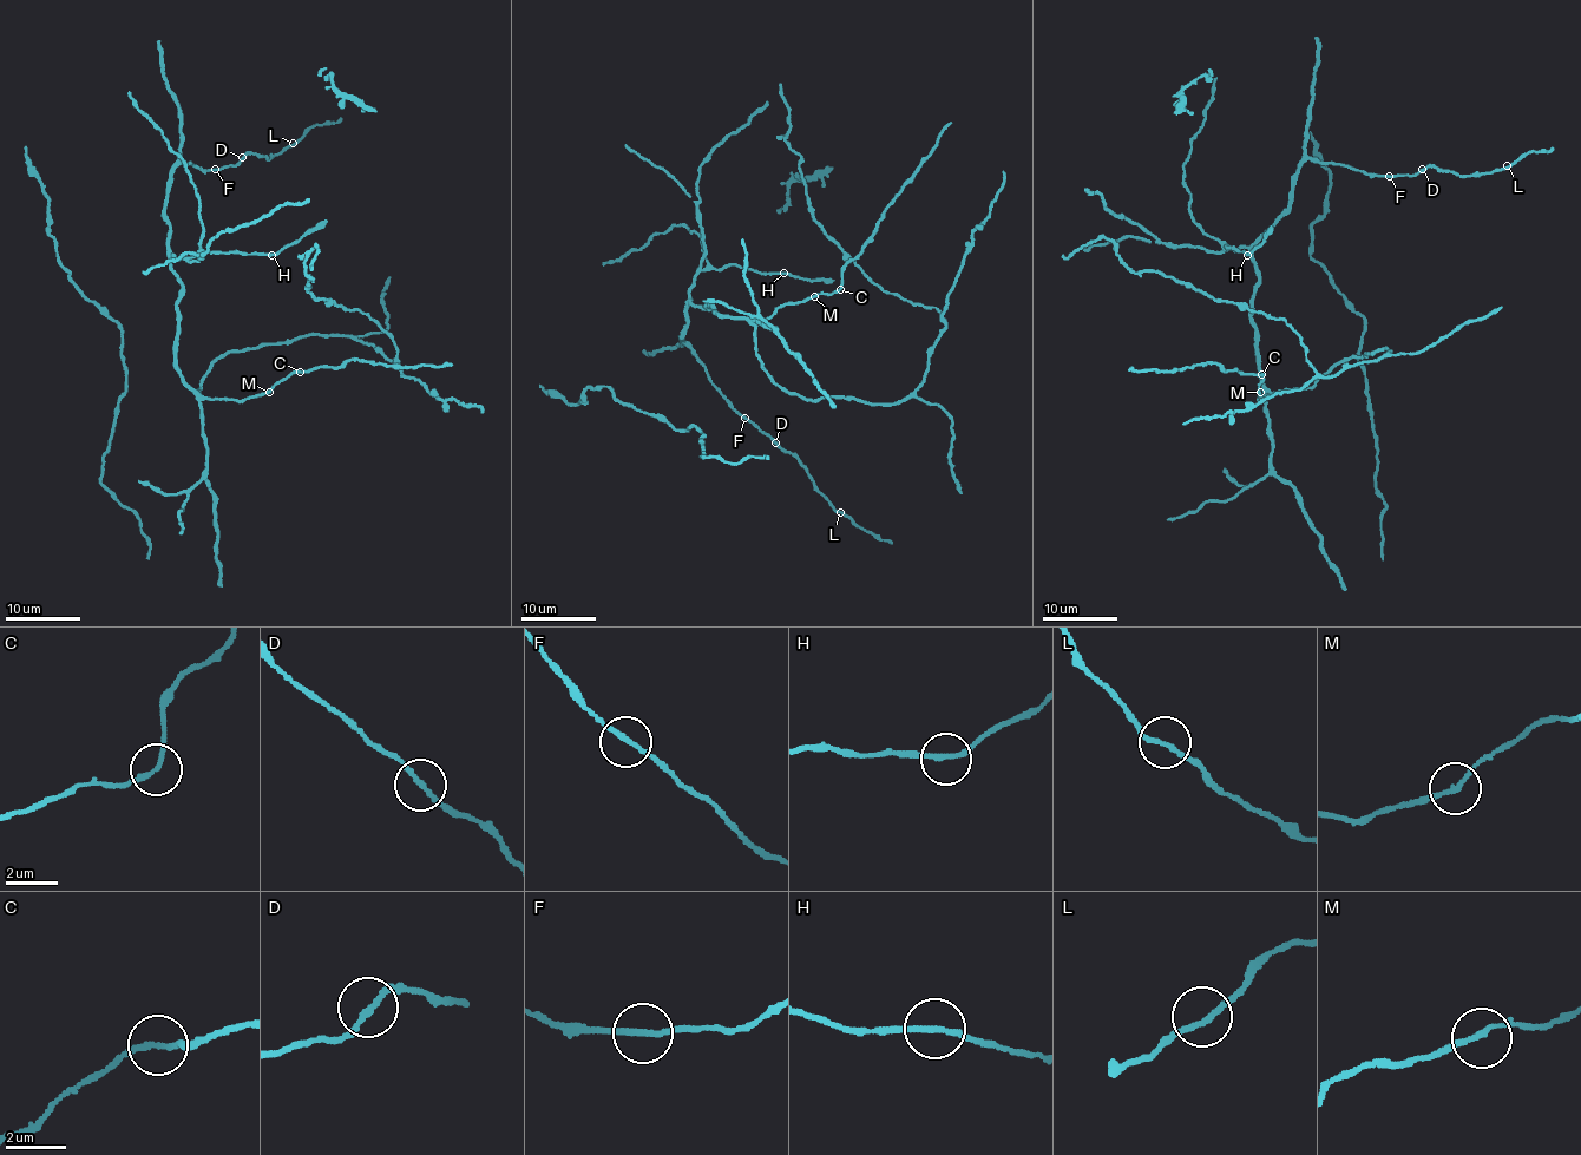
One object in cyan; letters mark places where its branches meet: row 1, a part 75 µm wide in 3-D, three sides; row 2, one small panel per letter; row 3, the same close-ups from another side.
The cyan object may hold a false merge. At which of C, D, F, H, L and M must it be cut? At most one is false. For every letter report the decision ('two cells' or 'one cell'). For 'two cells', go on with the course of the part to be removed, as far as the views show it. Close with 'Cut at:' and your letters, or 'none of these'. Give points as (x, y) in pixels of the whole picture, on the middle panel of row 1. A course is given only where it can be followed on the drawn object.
C: one cell
D: one cell
F: one cell
H: one cell
L: one cell
M: one cell
Cut at: none of these

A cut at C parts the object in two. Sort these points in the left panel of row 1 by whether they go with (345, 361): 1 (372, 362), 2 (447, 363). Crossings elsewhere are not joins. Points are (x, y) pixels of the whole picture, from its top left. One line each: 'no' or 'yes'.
1: yes
2: yes

